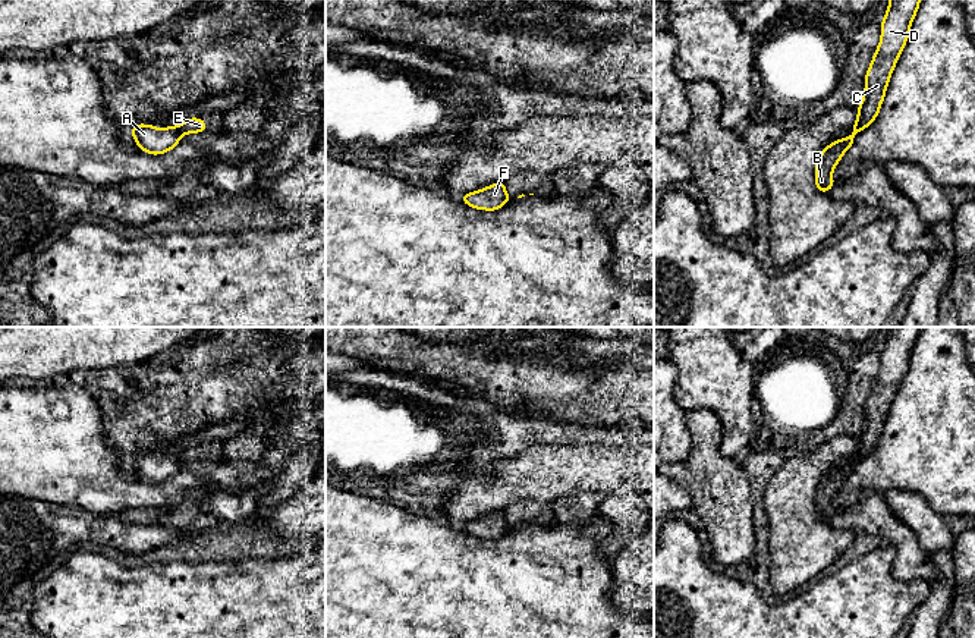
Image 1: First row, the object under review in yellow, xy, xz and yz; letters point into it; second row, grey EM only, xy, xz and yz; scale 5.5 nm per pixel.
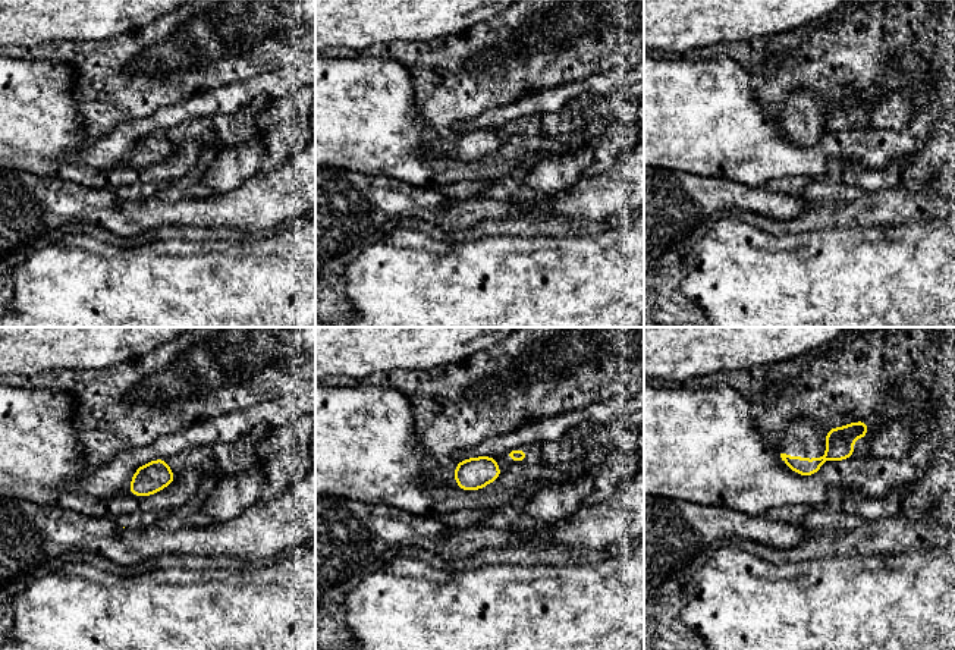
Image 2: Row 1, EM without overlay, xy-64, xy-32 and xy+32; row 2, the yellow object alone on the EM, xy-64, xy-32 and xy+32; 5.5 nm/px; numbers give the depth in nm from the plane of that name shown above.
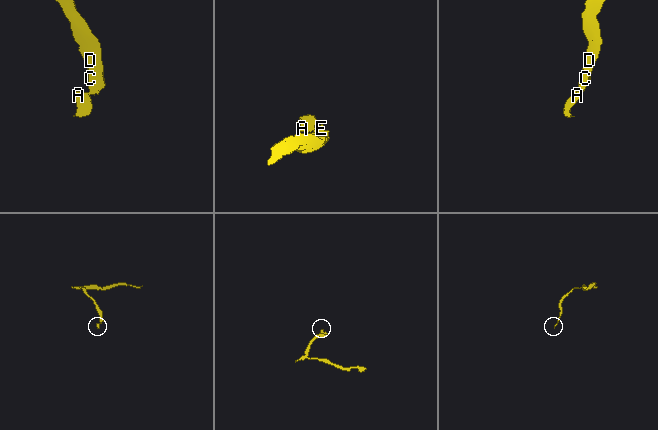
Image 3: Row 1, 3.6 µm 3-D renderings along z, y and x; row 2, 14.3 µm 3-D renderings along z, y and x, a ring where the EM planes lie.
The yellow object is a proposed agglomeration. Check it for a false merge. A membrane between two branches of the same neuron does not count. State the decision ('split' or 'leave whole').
split

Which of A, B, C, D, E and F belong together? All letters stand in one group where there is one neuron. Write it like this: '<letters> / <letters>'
A B F / C D E

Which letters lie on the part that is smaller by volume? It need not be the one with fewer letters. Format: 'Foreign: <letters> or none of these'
Foreign: A, B, F

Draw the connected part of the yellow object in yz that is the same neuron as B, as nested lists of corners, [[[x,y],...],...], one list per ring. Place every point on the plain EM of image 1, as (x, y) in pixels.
[[[852,461],[845,468],[837,468],[821,480],[815,491],[815,515],[820,521],[827,522],[836,512],[833,509],[833,499],[840,490],[842,484],[853,474],[856,461]]]

